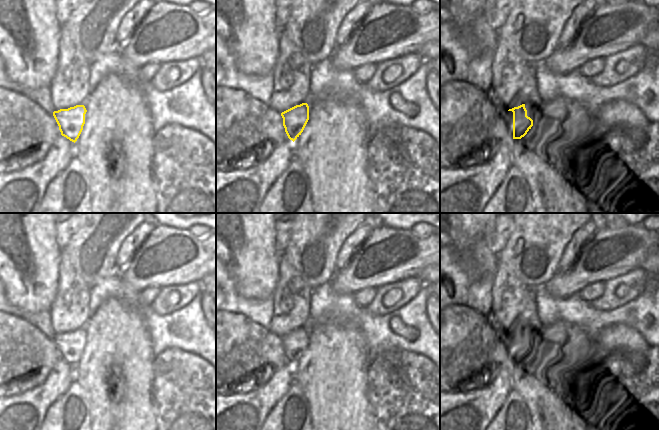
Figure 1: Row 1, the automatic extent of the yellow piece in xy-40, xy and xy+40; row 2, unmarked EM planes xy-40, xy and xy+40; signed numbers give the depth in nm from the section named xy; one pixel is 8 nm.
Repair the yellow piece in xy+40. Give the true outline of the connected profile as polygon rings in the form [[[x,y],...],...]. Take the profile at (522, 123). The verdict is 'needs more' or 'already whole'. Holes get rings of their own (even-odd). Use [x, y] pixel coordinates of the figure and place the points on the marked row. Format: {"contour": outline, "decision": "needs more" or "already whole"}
{"contour": [[[528,99],[524,104],[508,111],[513,112],[513,139],[521,139],[533,126],[533,106]]], "decision": "needs more"}

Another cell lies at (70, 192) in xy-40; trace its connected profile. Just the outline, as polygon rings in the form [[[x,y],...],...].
[[[73,157],[66,169],[61,171],[47,186],[37,213],[91,213],[91,184],[83,163]]]

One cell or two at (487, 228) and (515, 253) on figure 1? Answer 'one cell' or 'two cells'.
two cells

